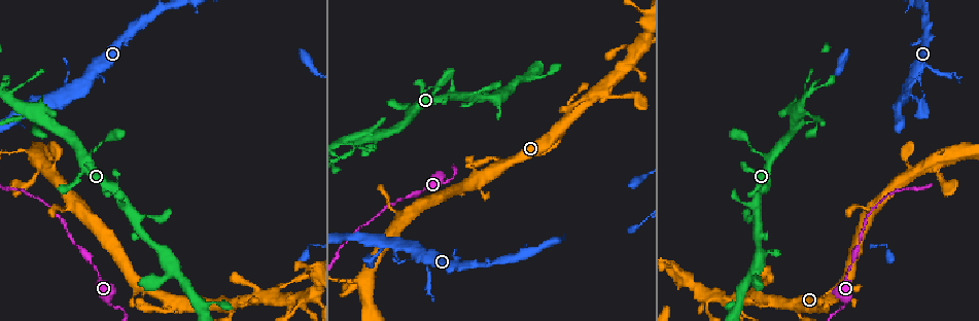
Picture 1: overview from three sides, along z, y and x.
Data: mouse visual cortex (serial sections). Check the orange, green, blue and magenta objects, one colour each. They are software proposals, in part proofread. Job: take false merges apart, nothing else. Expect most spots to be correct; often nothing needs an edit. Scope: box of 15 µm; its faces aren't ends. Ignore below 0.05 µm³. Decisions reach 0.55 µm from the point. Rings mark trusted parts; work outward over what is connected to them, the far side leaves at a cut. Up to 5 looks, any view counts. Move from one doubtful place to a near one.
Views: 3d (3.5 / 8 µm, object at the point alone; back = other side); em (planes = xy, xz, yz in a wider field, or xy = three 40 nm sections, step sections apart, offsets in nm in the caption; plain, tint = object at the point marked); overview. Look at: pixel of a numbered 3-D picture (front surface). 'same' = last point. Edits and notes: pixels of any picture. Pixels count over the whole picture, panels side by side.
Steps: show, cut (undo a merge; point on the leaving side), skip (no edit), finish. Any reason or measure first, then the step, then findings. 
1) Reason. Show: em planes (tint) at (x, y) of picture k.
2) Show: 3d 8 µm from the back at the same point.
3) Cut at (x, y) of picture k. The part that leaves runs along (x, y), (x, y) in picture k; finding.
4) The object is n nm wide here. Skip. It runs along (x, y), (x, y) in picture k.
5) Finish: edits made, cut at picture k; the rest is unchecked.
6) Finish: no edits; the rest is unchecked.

Sharp bend. Show: 3d 3.5 µm from the back at (594, 93) of picture 1.

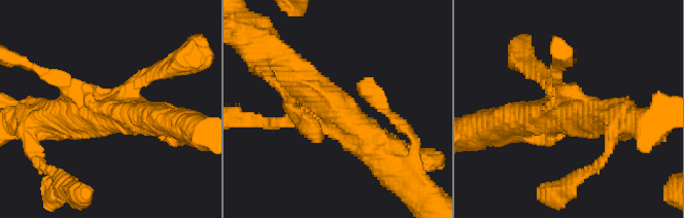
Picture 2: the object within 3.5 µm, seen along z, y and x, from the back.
4 arms meet here; the arms are 200, 200, 350, 450 nm wide. Show: em xy step 1 (tint) at (333, 110) of picture 2.

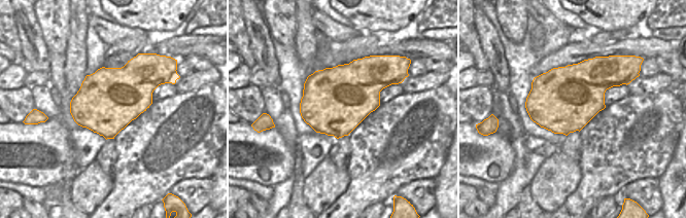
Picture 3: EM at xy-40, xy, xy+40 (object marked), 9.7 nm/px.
The object is 650 nm wide here. Skip. It runs along (387, 157), (366, 136), (280, 65) in picture 2; all the same cell.

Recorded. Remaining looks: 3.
Three-way junction. Show: 3d 3.5 µm at (926, 7) of picture 1.

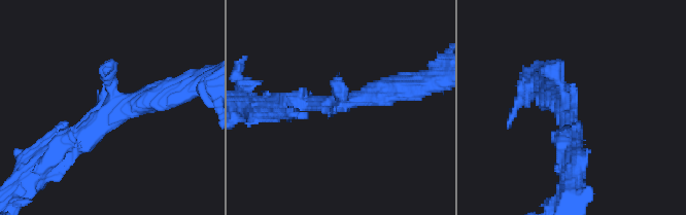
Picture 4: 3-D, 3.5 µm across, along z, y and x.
Show: em xy step 1 (tint) at (564, 112) of picture 4.

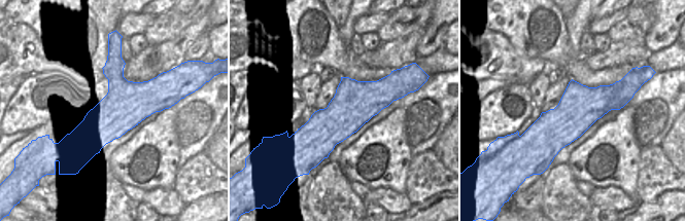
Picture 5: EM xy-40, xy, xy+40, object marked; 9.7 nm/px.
Show: em planes (tint) at the same point.

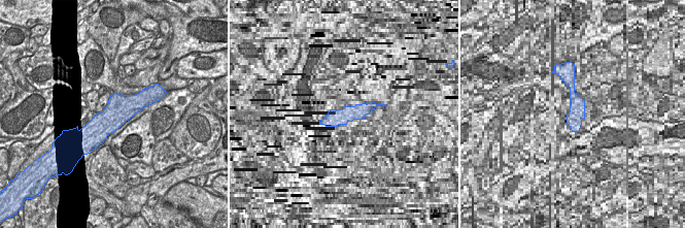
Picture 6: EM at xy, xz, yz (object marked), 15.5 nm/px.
The object is 420 nm wide here. Skip. It runs along (58, 149), (175, 90) in picture 4; all the same cell.

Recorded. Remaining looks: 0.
Finish: no edits; the rest is unchecked.

